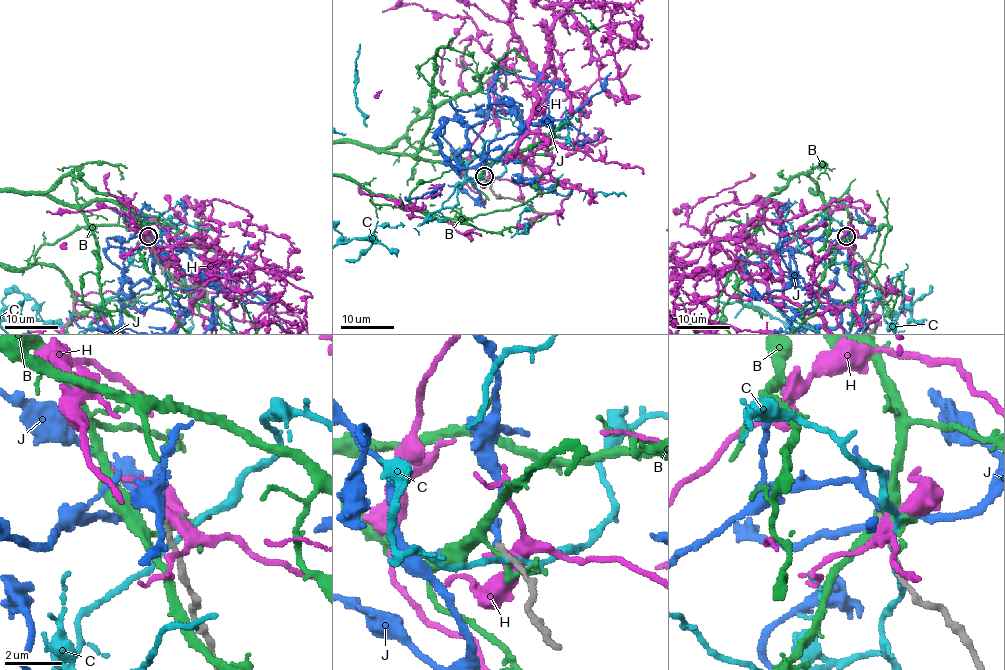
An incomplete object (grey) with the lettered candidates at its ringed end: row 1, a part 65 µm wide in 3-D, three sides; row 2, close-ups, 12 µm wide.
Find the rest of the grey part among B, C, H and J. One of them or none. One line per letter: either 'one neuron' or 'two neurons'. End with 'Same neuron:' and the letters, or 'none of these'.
B: two neurons
C: two neurons
H: two neurons
J: one neuron
Same neuron: J

